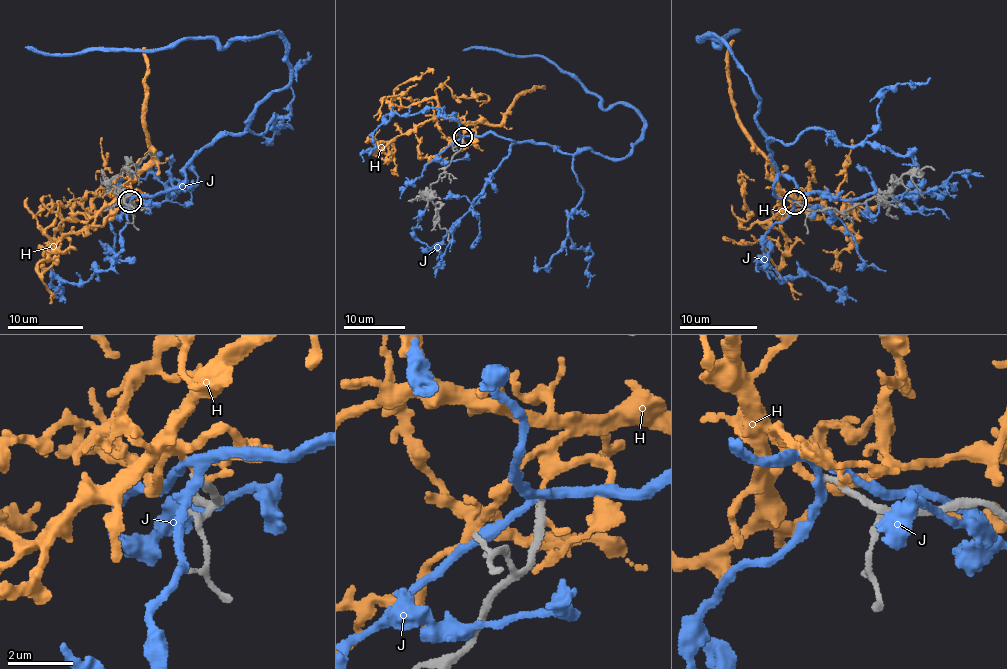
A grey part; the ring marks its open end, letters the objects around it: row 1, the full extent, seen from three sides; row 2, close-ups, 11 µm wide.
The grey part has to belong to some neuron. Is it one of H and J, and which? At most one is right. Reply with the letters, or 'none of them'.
none of them

